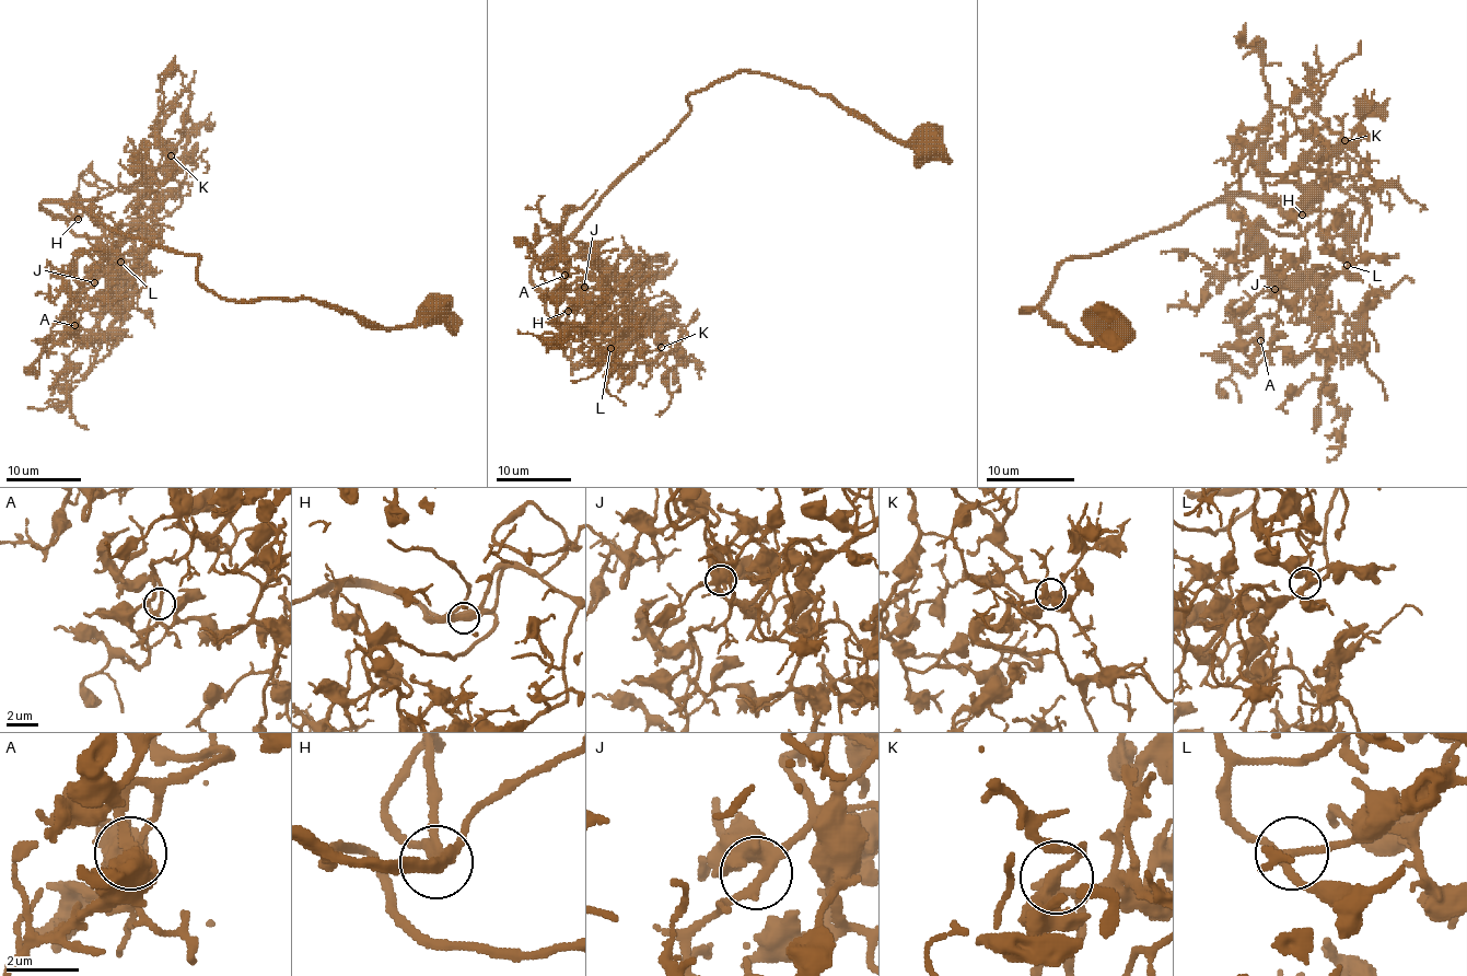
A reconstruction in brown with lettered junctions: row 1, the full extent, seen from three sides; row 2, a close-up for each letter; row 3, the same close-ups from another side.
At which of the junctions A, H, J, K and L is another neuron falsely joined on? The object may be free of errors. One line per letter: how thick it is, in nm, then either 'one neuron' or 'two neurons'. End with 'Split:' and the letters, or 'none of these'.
A: 170 nm thick; one neuron
H: 260 nm thick; one neuron
J: 240 nm thick; one neuron
K: 300 nm thick; one neuron
L: 200 nm thick; one neuron
Split: none of these

